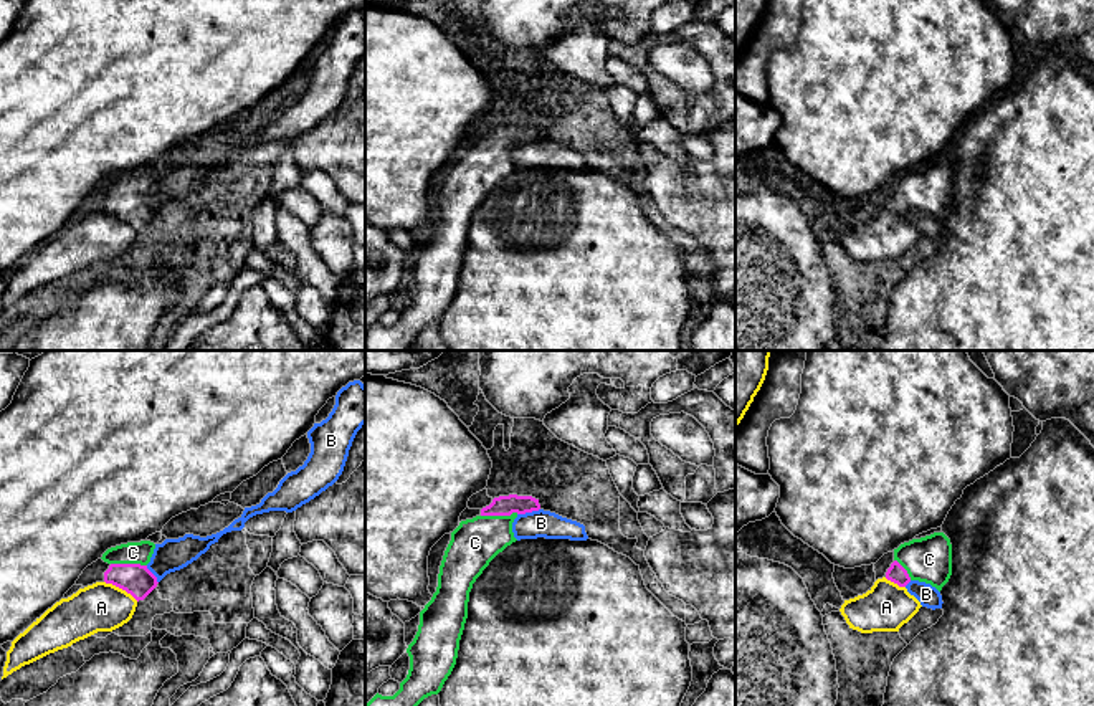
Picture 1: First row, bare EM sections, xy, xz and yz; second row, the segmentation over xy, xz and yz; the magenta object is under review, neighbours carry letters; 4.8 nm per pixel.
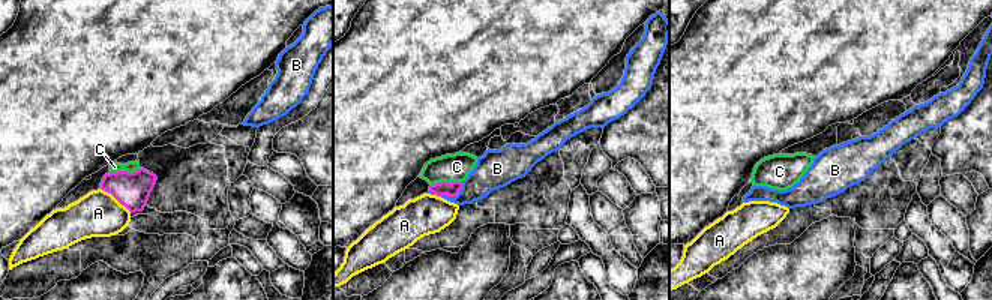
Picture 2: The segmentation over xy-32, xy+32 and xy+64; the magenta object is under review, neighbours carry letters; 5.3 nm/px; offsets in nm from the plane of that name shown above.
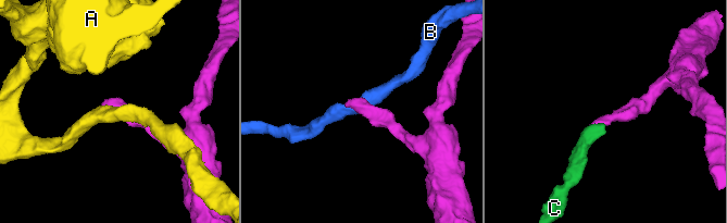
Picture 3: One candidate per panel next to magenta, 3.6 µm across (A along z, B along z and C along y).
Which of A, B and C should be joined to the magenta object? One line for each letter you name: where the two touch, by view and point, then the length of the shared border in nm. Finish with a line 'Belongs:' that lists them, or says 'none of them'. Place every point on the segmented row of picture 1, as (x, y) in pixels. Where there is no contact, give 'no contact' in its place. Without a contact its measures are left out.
C: xz (499, 515) | 180 nm
Belongs: C

